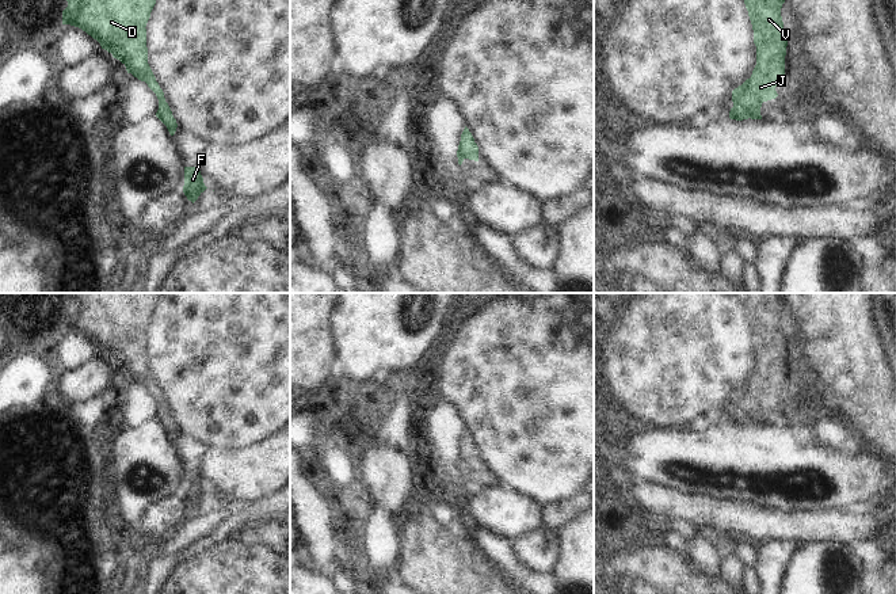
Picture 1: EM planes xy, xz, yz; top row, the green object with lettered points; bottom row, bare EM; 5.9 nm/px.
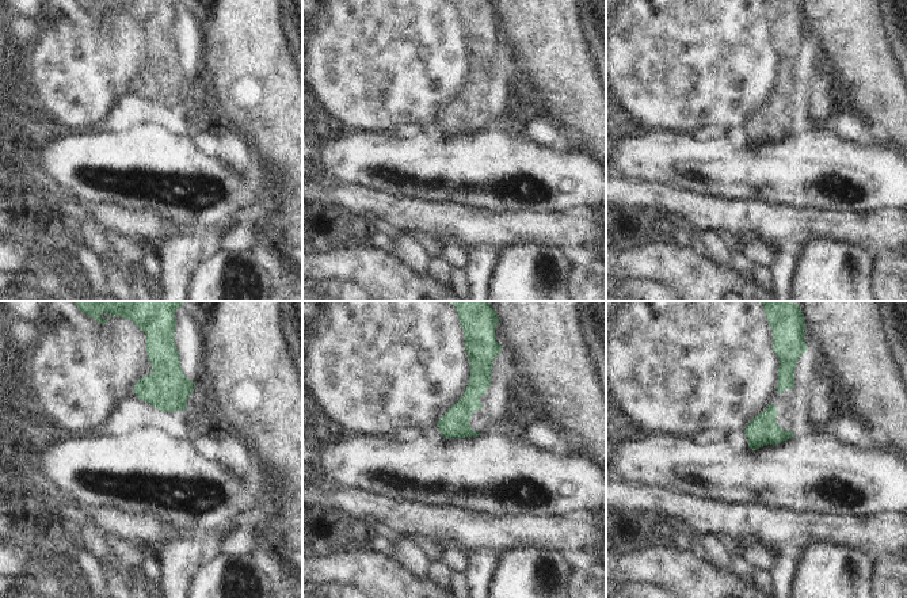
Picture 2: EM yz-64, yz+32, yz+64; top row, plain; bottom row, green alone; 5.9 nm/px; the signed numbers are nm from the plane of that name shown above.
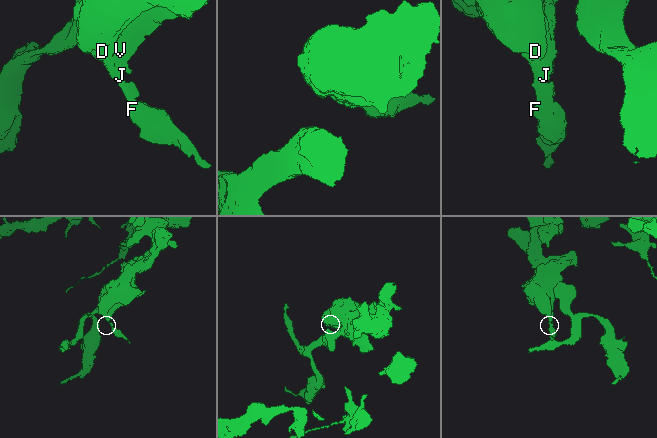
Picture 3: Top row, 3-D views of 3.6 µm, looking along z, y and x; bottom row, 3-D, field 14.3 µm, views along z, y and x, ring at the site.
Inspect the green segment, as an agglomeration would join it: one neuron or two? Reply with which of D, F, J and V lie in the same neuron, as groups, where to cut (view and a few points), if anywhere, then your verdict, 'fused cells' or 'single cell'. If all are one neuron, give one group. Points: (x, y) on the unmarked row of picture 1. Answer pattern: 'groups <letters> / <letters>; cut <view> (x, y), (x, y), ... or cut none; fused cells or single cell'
groups D F J V; cut none; single cell

